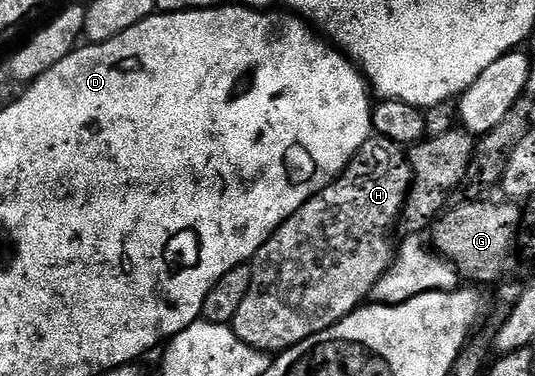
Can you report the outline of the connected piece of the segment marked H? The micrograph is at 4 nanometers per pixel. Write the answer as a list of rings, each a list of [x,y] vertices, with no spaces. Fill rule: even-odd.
[[[375,135],[369,137],[368,142],[352,156],[352,162],[341,171],[339,177],[330,182],[322,191],[315,193],[302,207],[298,207],[298,211],[294,211],[294,215],[290,215],[290,219],[286,219],[281,223],[270,235],[268,242],[252,257],[250,262],[252,266],[250,291],[246,291],[246,300],[242,303],[242,307],[238,307],[238,312],[235,313],[232,320],[231,326],[234,335],[238,335],[238,339],[242,339],[242,343],[246,343],[258,351],[269,355],[279,355],[285,349],[294,347],[330,327],[334,327],[339,321],[351,315],[355,309],[361,308],[371,298],[378,279],[382,279],[382,275],[386,275],[386,271],[392,266],[394,260],[392,229],[394,233],[400,220],[400,213],[404,209],[404,204],[408,198],[408,193],[412,189],[413,180],[412,166],[409,165],[405,150],[401,146],[394,144],[393,141],[385,137]]]

